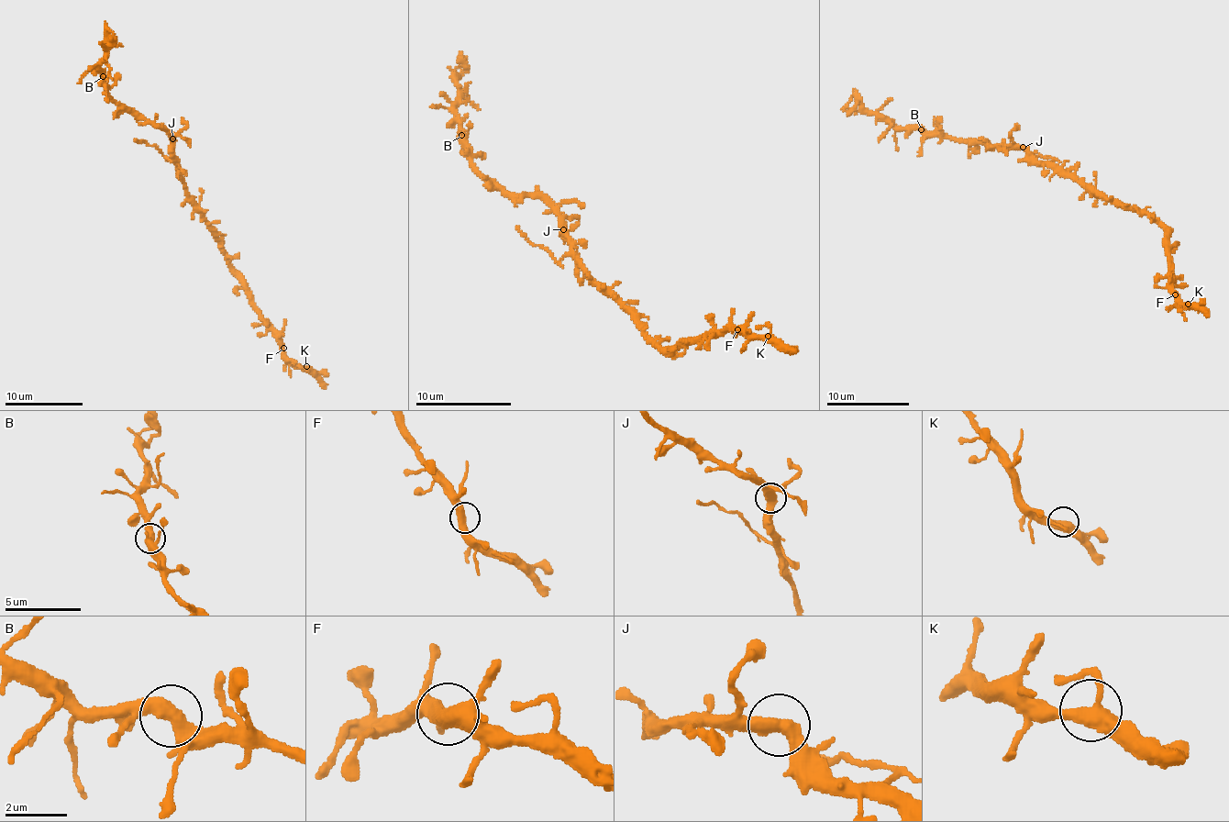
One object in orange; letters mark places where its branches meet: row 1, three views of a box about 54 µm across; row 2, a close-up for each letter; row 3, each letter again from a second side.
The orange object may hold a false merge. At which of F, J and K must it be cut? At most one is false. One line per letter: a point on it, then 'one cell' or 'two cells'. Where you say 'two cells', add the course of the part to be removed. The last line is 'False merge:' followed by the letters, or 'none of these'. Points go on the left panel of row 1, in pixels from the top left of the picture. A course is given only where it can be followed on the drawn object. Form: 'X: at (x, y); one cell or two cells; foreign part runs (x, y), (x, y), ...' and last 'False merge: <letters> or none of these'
F: at (283, 348); one cell
J: at (172, 138); one cell
K: at (306, 366); one cell
False merge: none of these

